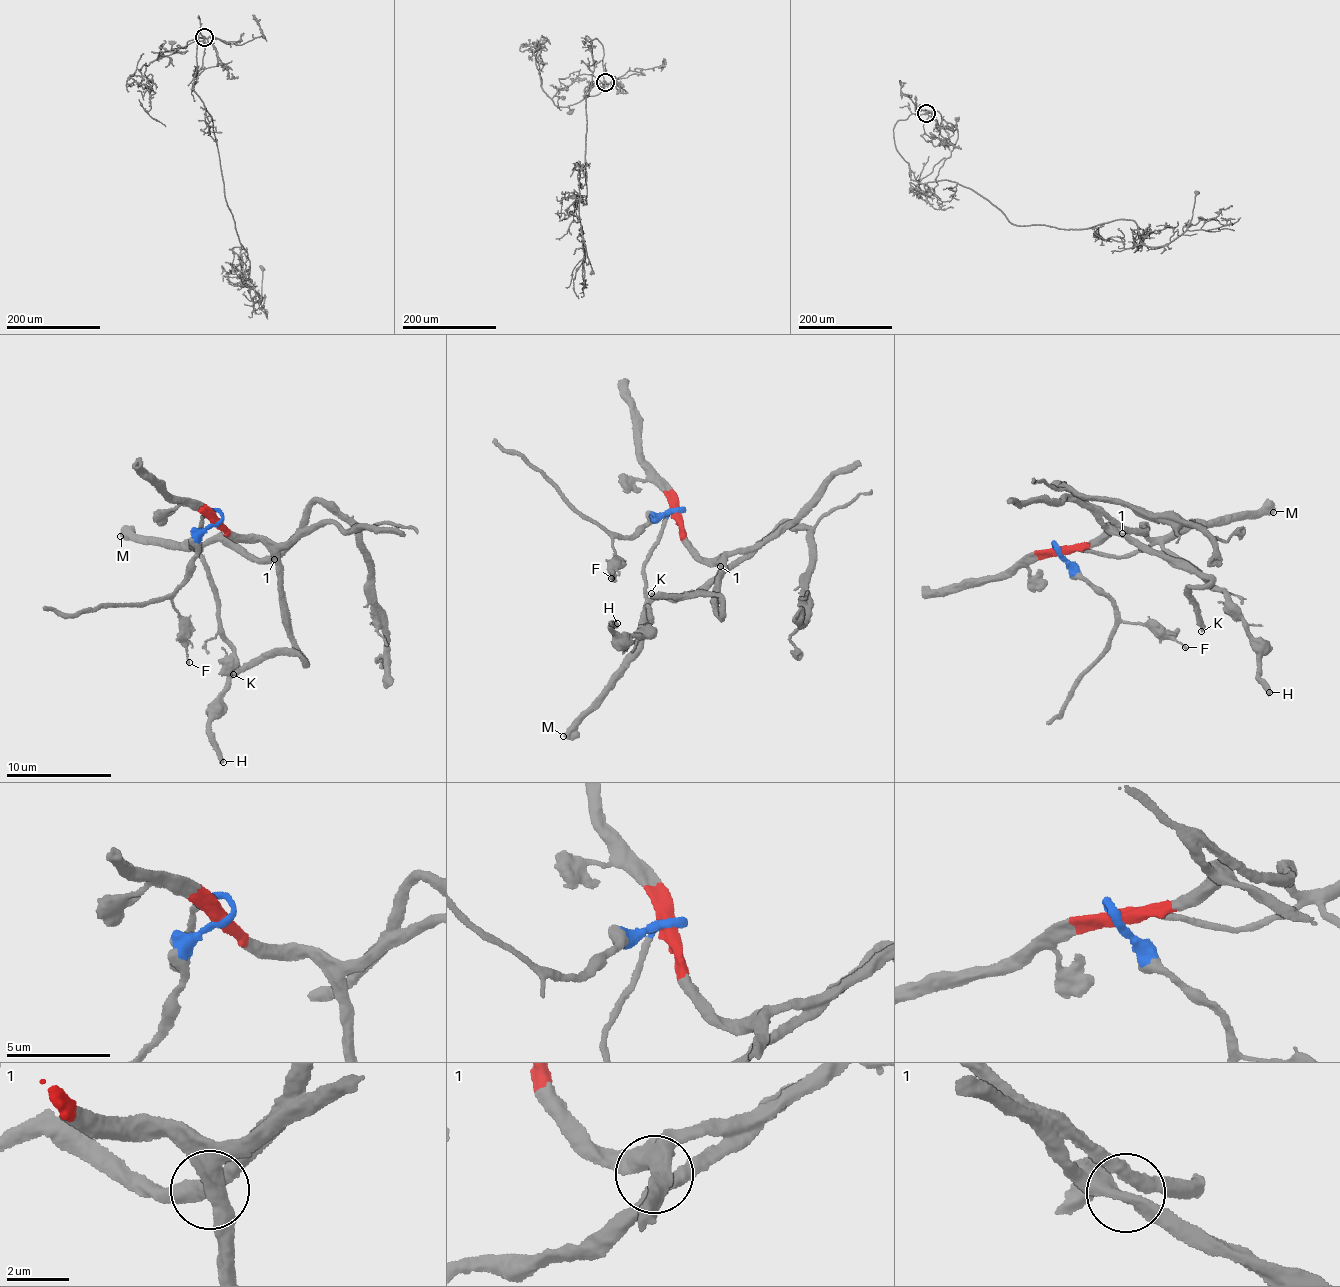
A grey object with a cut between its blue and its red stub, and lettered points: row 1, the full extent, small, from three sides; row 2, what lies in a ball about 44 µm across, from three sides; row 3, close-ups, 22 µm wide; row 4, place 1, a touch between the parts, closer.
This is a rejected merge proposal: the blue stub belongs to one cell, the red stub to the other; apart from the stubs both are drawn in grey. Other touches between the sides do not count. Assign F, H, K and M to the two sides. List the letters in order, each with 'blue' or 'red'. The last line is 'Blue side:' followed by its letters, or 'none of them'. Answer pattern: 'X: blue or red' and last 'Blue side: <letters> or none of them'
F: blue
H: blue
K: red
M: blue
Blue side: F, H, M

